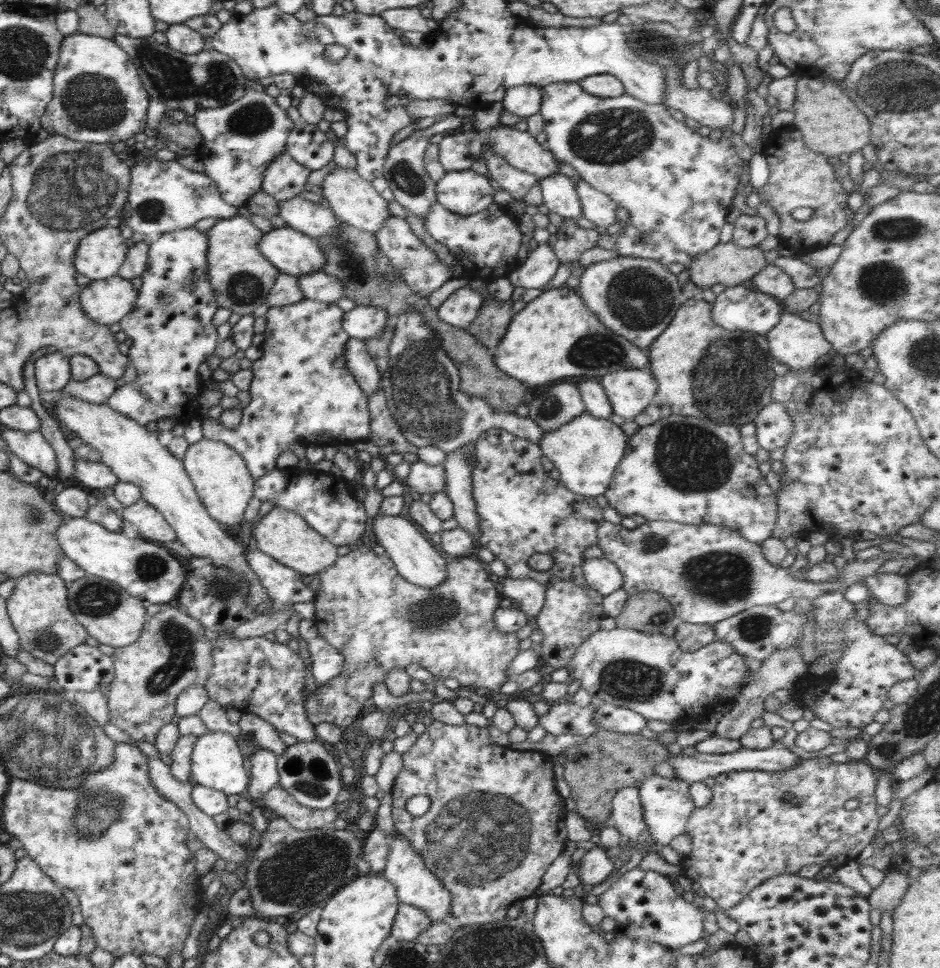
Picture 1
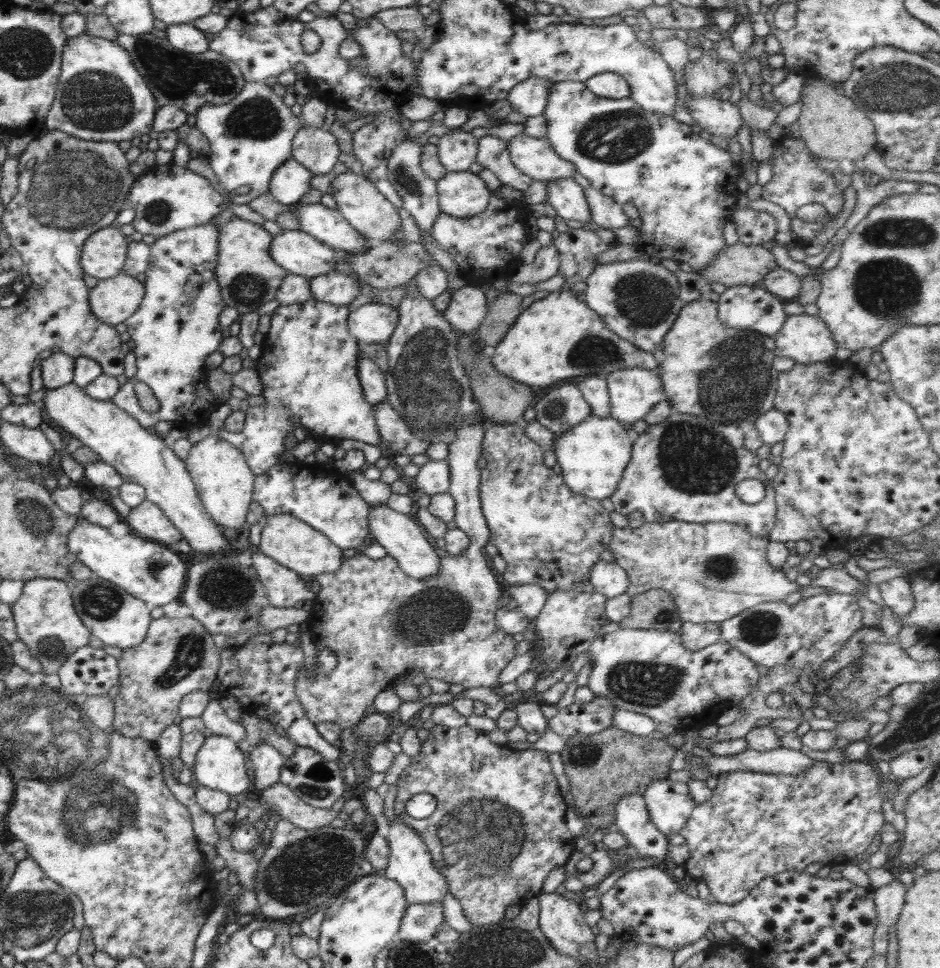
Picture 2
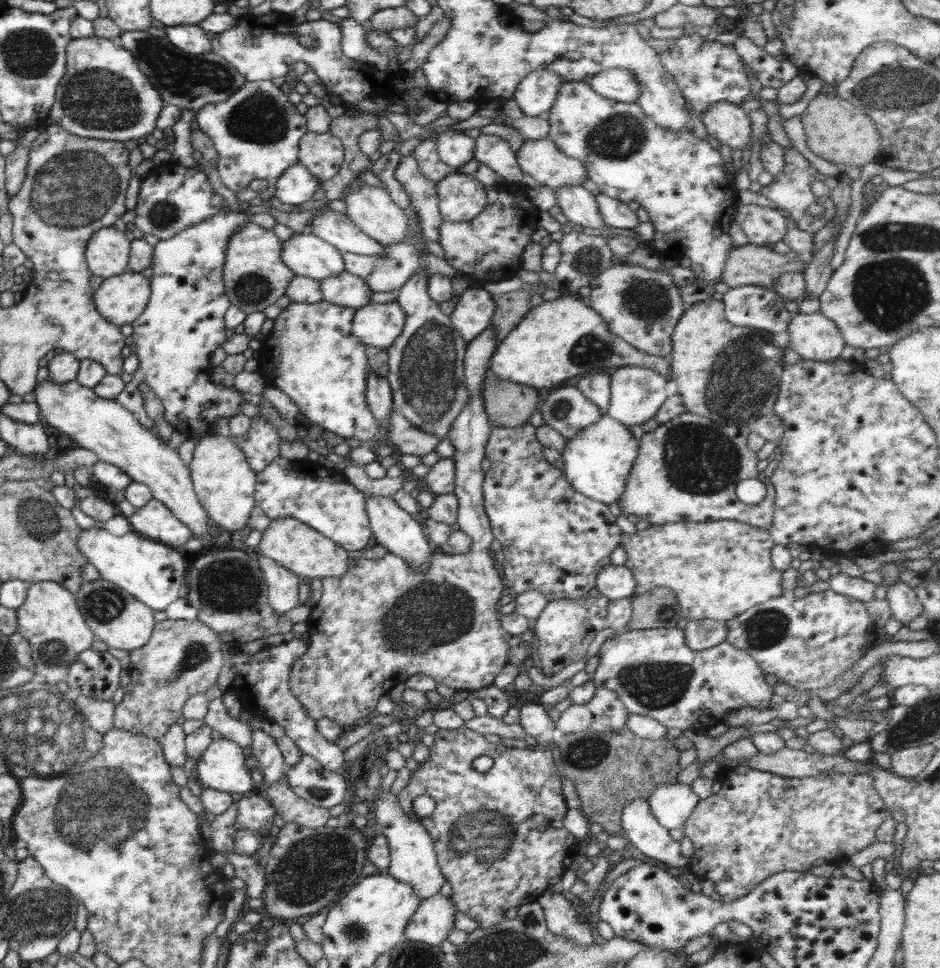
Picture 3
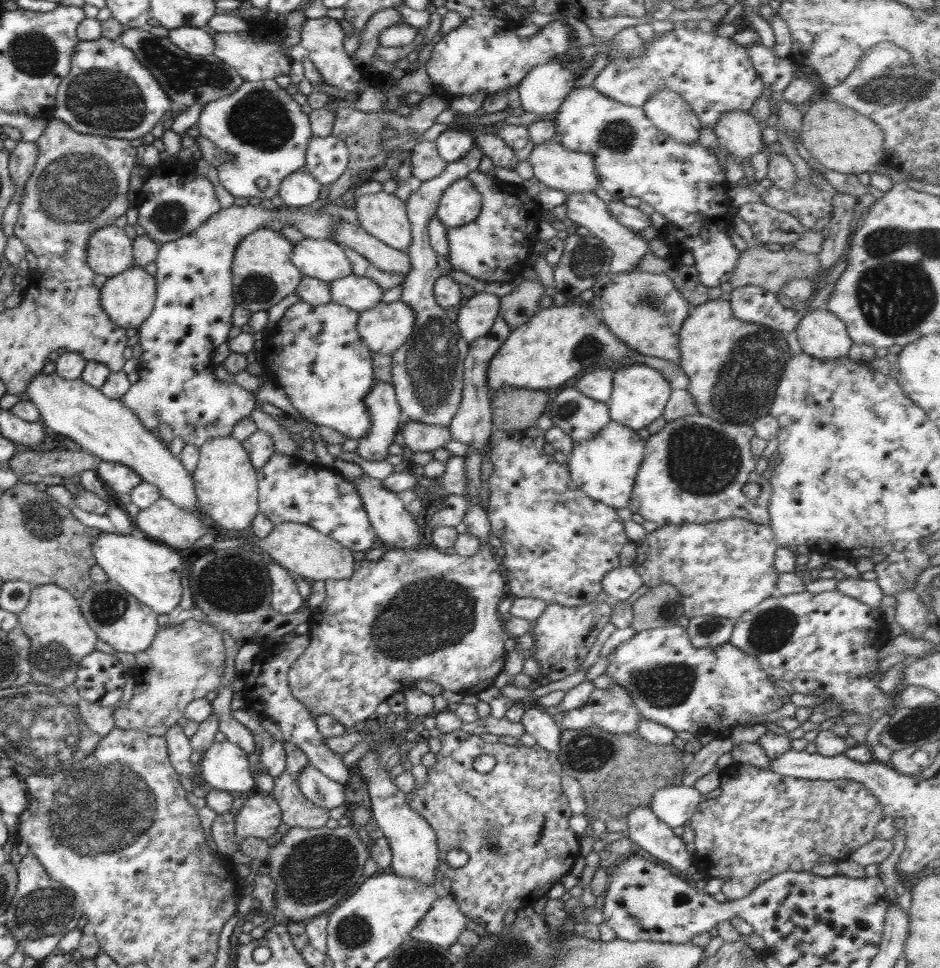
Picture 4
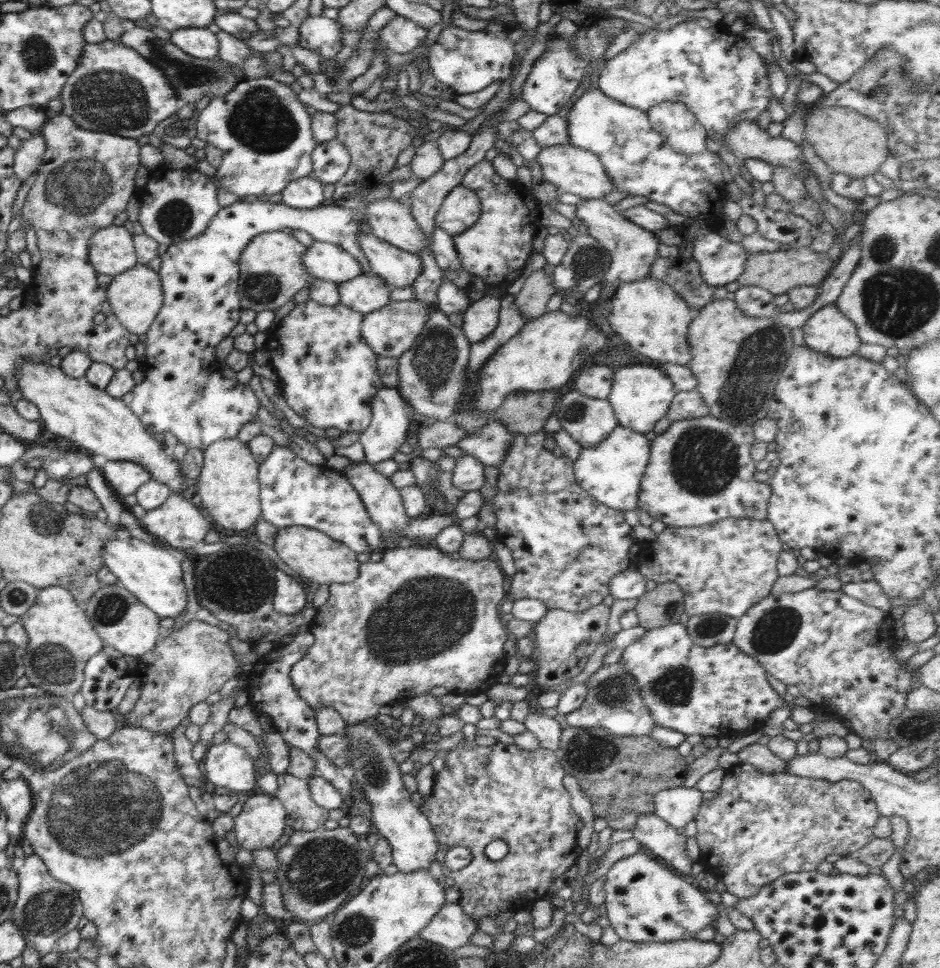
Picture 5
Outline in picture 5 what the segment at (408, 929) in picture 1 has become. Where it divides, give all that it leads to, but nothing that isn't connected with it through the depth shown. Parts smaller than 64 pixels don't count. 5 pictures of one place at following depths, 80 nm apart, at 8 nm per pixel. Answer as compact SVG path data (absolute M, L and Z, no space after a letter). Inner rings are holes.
M446 903L420 930L418 937L454 952L470 944L470 936L478 932L478 923L463 911L459 903Z

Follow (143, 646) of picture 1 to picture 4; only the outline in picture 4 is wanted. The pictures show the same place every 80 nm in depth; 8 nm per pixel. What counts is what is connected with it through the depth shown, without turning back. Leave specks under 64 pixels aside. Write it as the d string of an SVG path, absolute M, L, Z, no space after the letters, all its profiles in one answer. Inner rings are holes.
M188 619L177 626L159 626L150 646L144 652L134 653L134 658L136 664L129 671L135 678L134 694L125 705L116 706L113 712L114 724L124 730L136 729L151 736L164 737L167 730L178 725L178 720L185 716L185 708L192 700L205 698L208 692L221 687L220 679L224 674L226 653L219 629L205 620Z

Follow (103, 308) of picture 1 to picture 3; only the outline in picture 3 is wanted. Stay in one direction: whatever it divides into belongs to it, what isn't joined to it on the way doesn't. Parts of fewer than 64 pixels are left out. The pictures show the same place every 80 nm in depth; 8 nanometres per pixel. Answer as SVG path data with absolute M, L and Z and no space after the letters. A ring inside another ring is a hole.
M126 272L103 280L94 291L98 312L108 321L121 327L132 324L146 308L151 295L150 281L140 272Z

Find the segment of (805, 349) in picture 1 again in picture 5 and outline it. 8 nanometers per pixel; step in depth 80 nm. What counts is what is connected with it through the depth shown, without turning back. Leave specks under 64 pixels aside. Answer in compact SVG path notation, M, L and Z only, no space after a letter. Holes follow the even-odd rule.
M835 303L819 308L813 315L808 317L808 320L801 328L804 332L804 344L808 348L832 357L846 358L852 356L856 354L857 348L863 343L856 334L856 325L838 310Z

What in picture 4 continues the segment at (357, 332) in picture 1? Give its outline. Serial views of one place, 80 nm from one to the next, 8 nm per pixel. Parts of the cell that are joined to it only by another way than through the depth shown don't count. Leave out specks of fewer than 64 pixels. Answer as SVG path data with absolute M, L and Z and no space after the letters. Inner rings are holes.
M401 300L390 303L380 301L375 307L359 313L357 331L371 352L390 355L412 334L415 320L414 311Z

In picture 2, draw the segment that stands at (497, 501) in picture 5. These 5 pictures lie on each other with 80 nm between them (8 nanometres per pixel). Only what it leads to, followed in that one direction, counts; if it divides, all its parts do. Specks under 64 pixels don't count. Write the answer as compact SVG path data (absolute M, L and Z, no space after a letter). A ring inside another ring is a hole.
M488 422L487 428L482 439L482 458L486 460L486 466L482 468L480 474L480 503L482 504L482 512L484 519L488 523L490 529L489 544L494 544L498 549L498 554L506 561L506 570L502 573L502 578L505 580L505 587L524 586L524 584L537 584L548 595L552 592L572 592L582 591L584 584L582 581L589 580L589 572L591 566L600 560L600 552L609 548L612 543L612 536L614 536L614 526L610 519L610 512L604 509L598 500L588 498L572 492L570 488L564 483L562 475L556 474L553 468L545 466L543 460L543 453L545 448L536 444L536 441L528 438L523 431L523 425L517 423L494 423Z

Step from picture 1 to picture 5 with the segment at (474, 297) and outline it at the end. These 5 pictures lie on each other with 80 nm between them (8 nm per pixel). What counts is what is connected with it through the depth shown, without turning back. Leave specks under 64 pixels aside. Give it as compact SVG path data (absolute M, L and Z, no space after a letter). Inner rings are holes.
M489 294L470 303L462 314L461 329L471 343L480 342L496 328L500 307L501 299Z

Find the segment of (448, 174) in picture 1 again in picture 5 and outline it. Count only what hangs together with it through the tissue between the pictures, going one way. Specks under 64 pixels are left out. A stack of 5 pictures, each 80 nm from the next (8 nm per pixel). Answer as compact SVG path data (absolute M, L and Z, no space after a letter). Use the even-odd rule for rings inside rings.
M458 185L444 197L435 216L435 226L450 236L470 228L481 215L481 202L472 187Z

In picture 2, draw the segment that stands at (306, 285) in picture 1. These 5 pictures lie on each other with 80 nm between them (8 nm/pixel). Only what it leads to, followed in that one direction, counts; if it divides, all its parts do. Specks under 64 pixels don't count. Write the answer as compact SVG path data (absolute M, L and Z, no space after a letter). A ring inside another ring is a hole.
M334 270L309 278L309 285L313 298L328 304L348 306L360 294L358 277Z

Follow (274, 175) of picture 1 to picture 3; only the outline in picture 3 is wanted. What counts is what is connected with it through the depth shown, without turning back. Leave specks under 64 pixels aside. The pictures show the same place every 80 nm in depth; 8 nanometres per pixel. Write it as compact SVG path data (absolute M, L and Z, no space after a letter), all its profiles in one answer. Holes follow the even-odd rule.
M303 164L288 167L276 181L274 196L284 204L302 204L320 187L318 180Z

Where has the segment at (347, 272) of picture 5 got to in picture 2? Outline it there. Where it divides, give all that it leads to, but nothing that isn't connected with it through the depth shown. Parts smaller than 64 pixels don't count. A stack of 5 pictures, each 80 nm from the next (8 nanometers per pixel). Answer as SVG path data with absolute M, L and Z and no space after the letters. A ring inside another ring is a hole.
M284 229L273 235L270 253L286 272L314 278L333 270L337 250L300 230Z

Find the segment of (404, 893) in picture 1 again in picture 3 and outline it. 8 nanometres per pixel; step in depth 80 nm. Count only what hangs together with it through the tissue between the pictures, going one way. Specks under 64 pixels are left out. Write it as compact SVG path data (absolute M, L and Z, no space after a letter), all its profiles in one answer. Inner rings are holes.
M381 786L375 796L373 811L376 822L382 826L382 833L387 838L391 858L389 875L399 882L411 884L419 898L430 898L438 894L445 878L437 863L432 837L426 832L424 825L419 823L419 818L404 814L398 804L398 797L390 793L390 790L382 793Z

